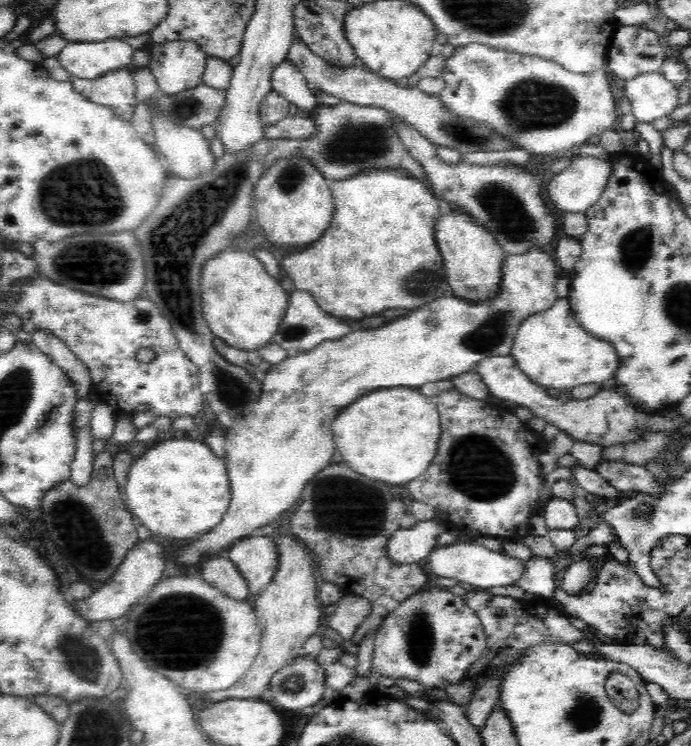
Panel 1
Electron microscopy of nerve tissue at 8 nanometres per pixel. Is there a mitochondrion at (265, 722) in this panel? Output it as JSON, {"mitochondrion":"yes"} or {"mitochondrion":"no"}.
{"mitochondrion":"no"}

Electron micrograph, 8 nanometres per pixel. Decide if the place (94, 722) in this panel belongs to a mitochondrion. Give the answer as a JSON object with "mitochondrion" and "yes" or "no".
{"mitochondrion":"yes"}

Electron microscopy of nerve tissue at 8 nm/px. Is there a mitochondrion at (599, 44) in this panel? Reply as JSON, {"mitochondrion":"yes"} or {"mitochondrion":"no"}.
{"mitochondrion":"no"}

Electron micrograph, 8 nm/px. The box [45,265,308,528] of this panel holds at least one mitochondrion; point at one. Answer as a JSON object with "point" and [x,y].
{"point":[235,394]}

